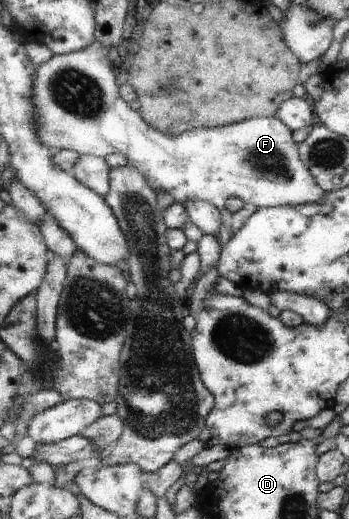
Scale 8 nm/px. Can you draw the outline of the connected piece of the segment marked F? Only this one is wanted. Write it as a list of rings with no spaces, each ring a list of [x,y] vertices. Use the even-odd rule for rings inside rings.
[[[96,39],[93,45],[86,47],[82,50],[74,51],[73,53],[63,55],[52,55],[45,63],[38,66],[34,77],[34,92],[33,102],[37,104],[37,122],[41,124],[41,142],[46,147],[59,148],[61,150],[70,149],[79,152],[81,155],[96,155],[99,157],[105,157],[112,153],[120,153],[126,155],[129,160],[129,164],[135,166],[140,173],[142,173],[150,186],[156,190],[164,190],[175,198],[176,203],[186,204],[188,201],[206,201],[211,202],[219,209],[226,208],[228,200],[232,200],[234,197],[241,198],[247,203],[254,203],[258,208],[262,207],[279,207],[279,206],[302,206],[307,204],[321,203],[327,195],[325,190],[322,190],[321,185],[314,178],[314,175],[310,172],[310,169],[302,162],[301,154],[299,153],[299,143],[294,142],[292,138],[292,129],[286,126],[285,122],[282,122],[278,117],[254,117],[241,123],[232,123],[231,125],[209,128],[209,129],[196,129],[193,131],[185,132],[183,135],[167,135],[165,132],[160,131],[158,128],[148,126],[142,118],[142,113],[139,110],[130,108],[130,104],[126,102],[126,99],[122,98],[120,94],[121,87],[118,87],[118,70],[115,69],[114,64],[110,62],[110,58],[104,54],[104,45]]]

